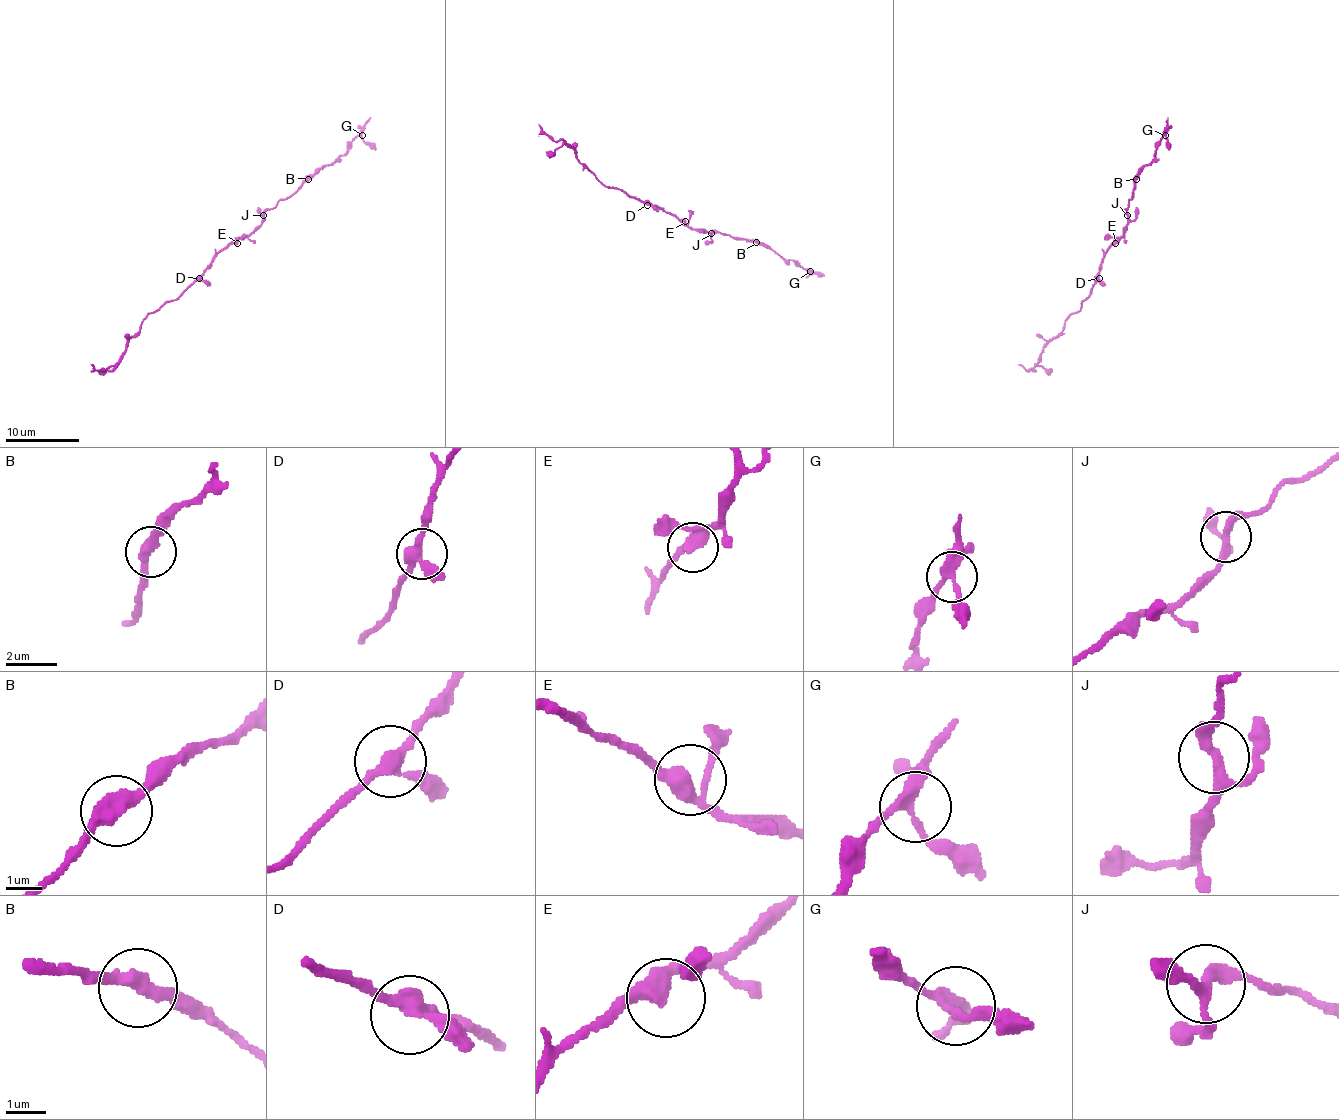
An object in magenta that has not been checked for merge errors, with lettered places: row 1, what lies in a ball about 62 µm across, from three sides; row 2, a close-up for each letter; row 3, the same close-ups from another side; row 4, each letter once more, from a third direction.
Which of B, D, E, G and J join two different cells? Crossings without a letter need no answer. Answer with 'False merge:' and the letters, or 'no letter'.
False merge: no letter

